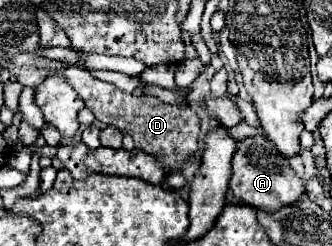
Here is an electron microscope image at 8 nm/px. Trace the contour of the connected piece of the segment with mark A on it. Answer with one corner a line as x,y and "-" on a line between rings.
260,136
238,142
238,150
232,158
230,190
234,198
264,212
278,212
284,206
294,206
300,200
300,196
306,192
302,178
296,176
288,160
274,148
270,140
264,140

